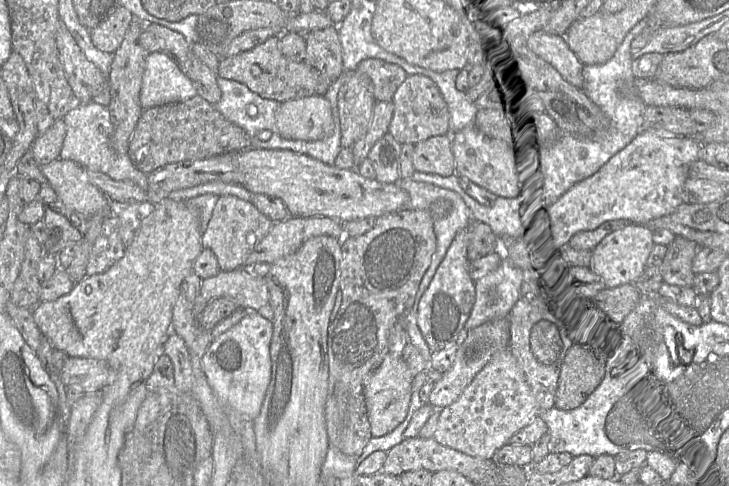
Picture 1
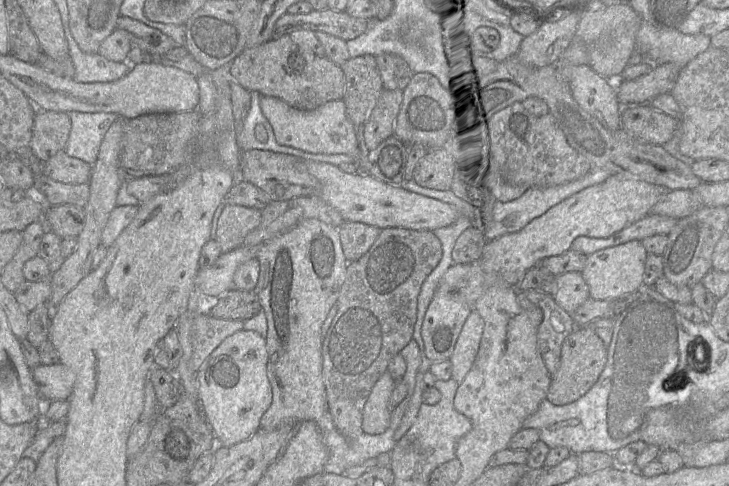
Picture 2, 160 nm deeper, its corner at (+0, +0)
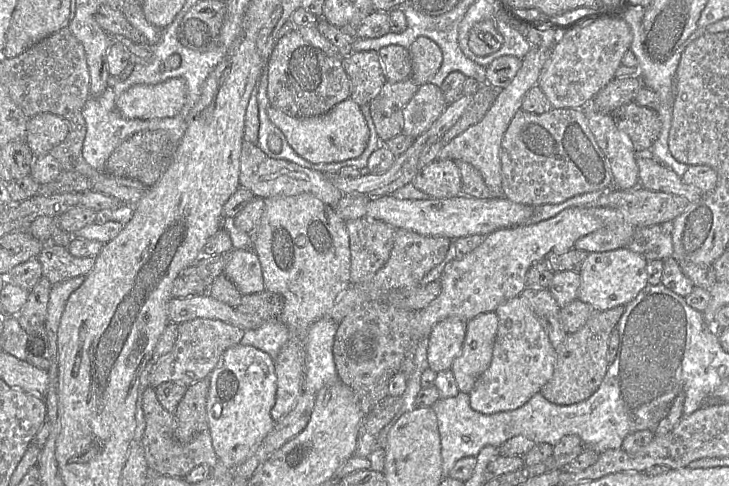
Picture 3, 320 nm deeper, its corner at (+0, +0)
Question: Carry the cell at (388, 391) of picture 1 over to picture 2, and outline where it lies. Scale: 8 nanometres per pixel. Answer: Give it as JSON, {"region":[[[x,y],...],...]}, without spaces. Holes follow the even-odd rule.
{"region":[[[386,371],[373,386],[363,410],[364,433],[381,434],[389,427],[393,409],[390,397],[395,384],[395,380]]]}

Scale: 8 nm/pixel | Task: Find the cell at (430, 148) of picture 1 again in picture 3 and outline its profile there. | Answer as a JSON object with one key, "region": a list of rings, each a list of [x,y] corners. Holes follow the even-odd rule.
{"region":[[[436,159],[420,169],[412,181],[415,188],[431,198],[447,199],[461,195],[461,177],[457,163]]]}

